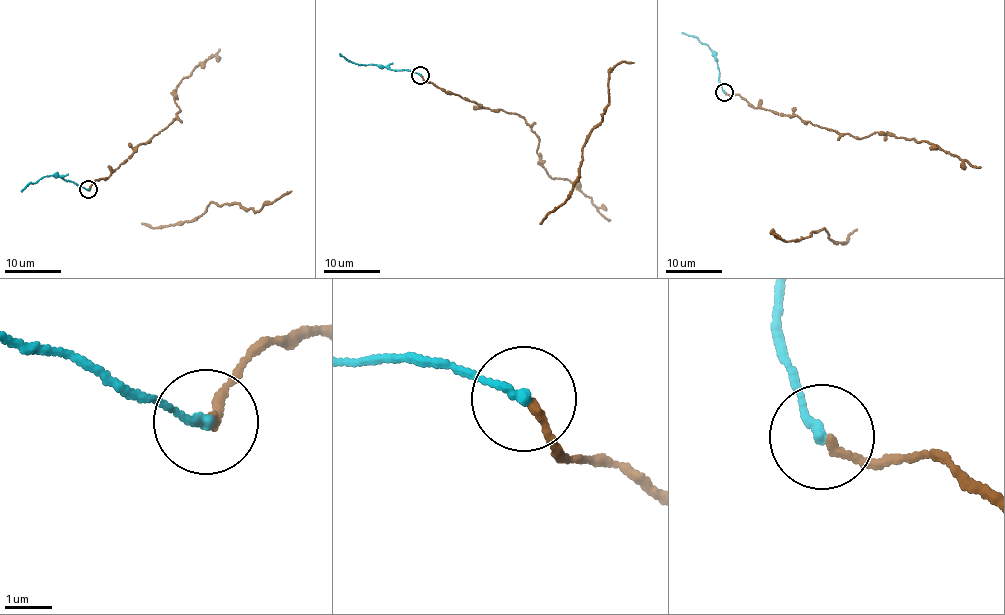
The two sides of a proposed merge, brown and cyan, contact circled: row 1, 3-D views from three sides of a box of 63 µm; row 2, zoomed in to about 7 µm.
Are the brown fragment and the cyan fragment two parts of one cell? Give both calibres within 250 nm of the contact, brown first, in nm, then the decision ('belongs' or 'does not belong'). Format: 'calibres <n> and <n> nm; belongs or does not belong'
calibres 180 and 200 nm; belongs

